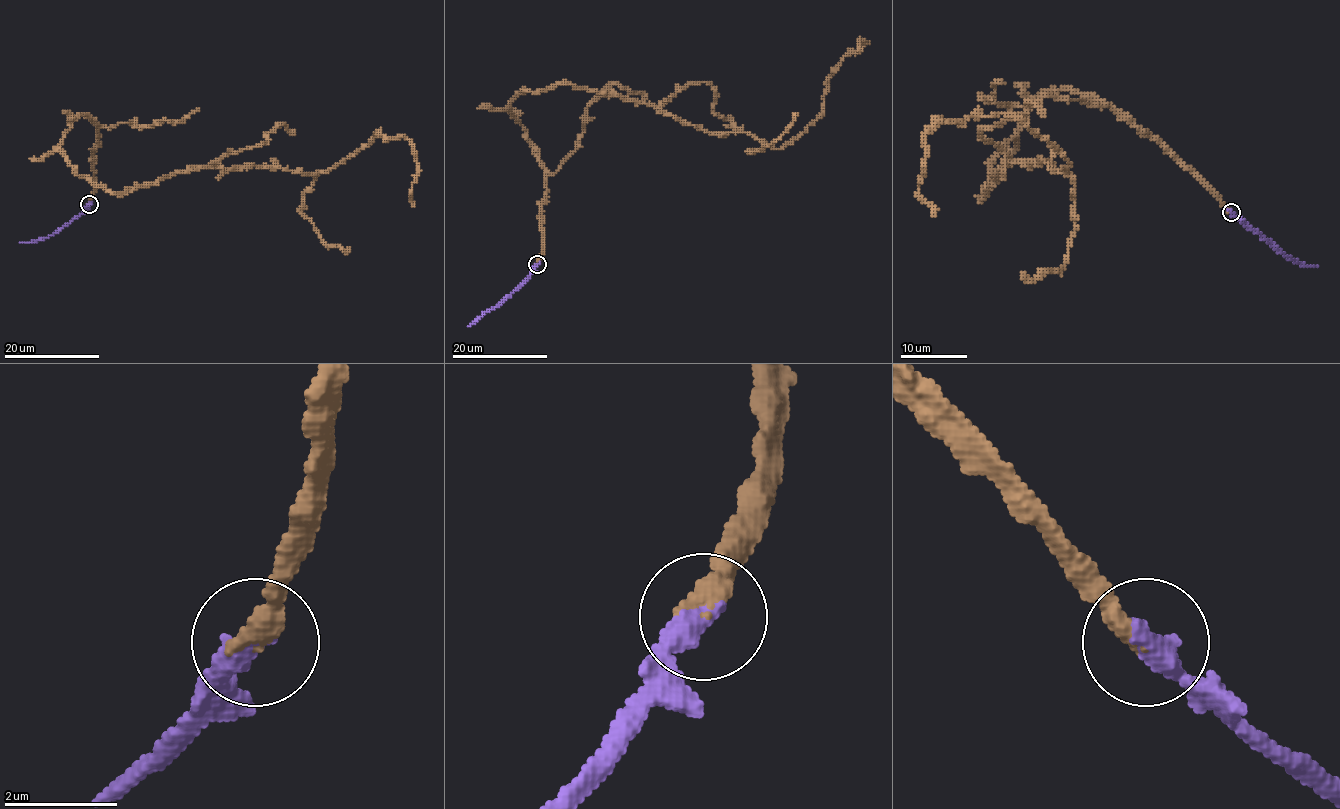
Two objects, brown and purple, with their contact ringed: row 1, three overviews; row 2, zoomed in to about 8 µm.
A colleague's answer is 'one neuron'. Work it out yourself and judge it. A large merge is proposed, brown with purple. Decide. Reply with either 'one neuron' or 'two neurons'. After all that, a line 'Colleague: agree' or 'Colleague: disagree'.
one neuron
Colleague: agree

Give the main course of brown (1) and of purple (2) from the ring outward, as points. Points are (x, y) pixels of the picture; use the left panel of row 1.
1: (88, 203), (87, 116), (63, 157), (112, 193), (201, 167), (319, 173), (377, 133), (414, 150), (411, 207)
2: (90, 203), (50, 236), (20, 243)

